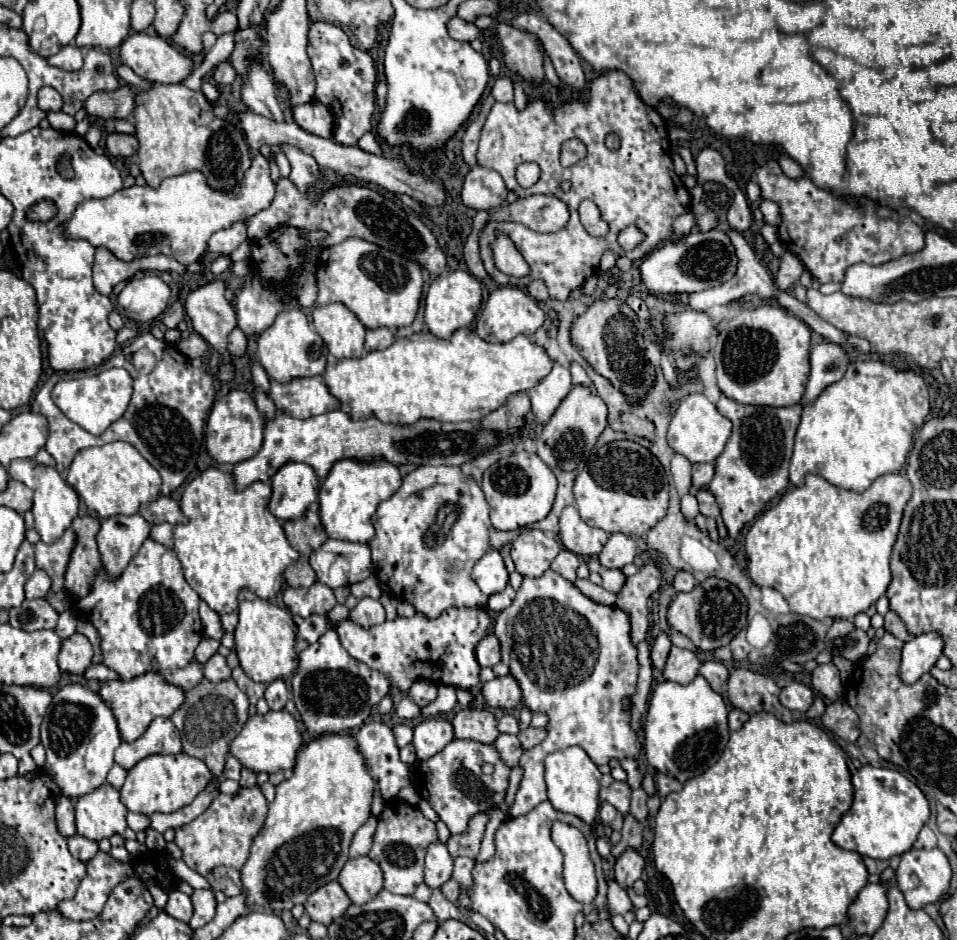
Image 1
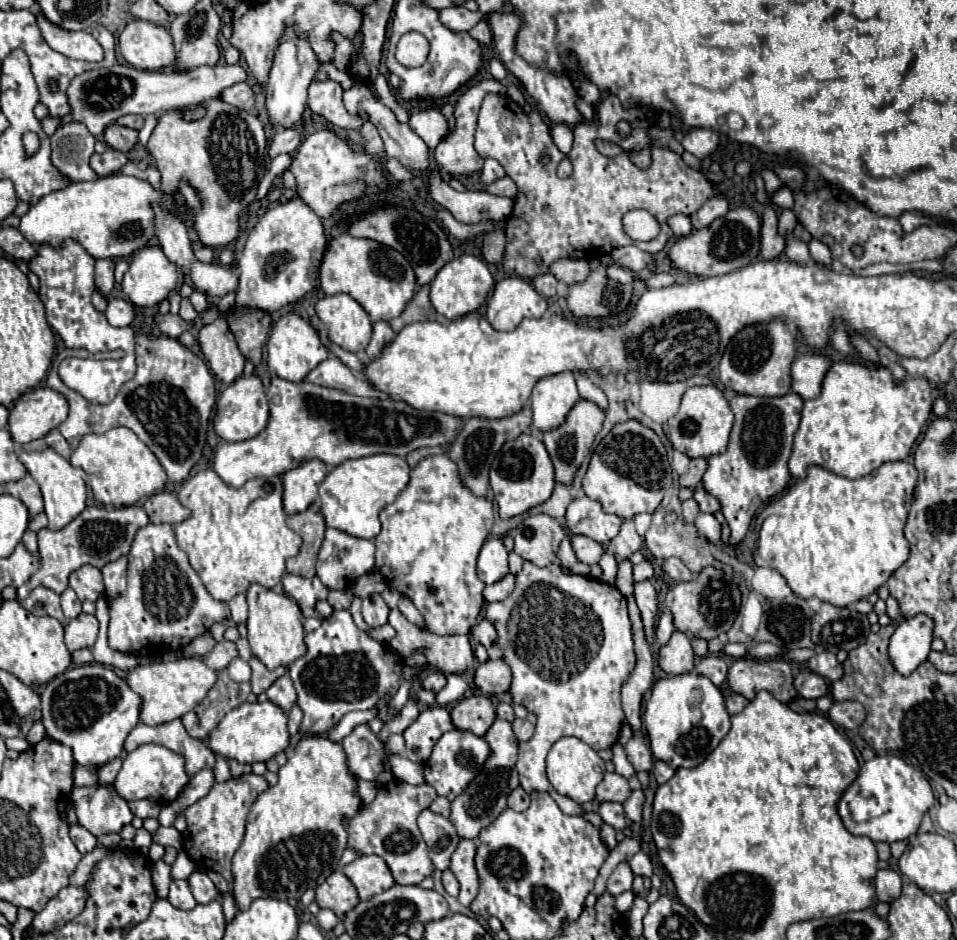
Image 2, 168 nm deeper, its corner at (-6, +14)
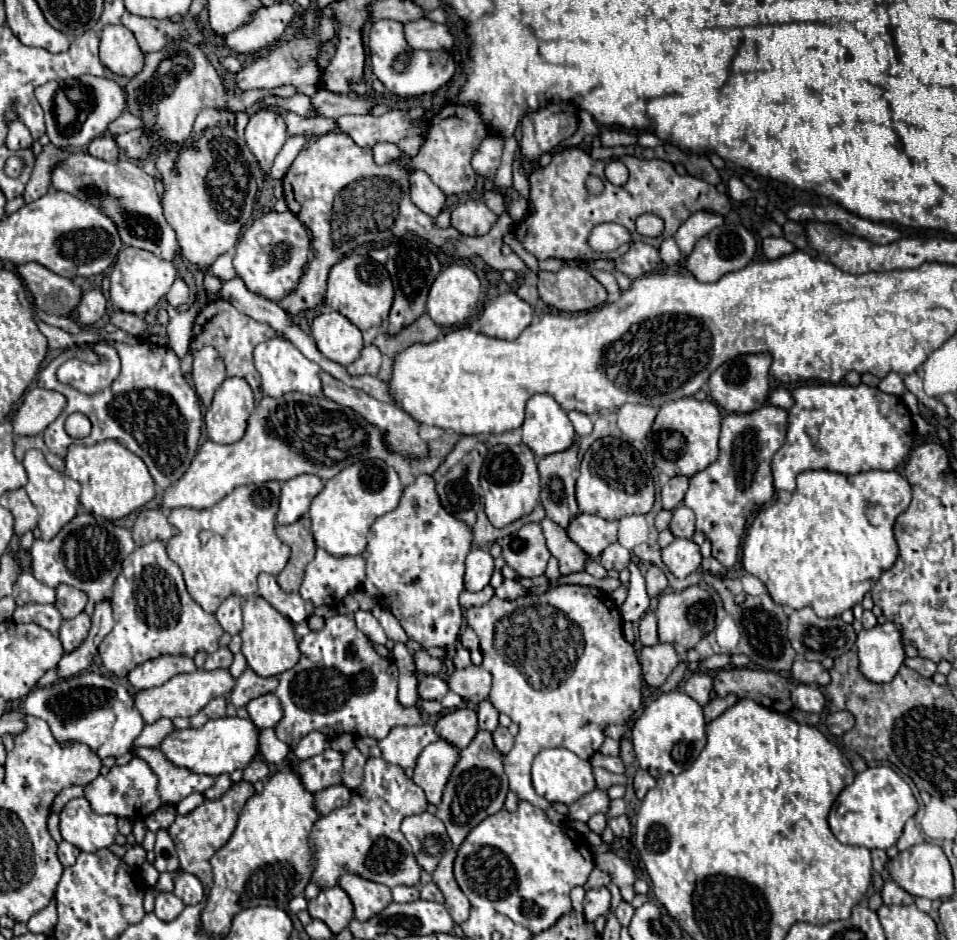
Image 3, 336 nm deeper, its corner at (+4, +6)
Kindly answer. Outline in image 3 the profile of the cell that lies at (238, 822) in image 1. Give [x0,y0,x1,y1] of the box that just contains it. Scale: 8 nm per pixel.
[168,782,254,890]

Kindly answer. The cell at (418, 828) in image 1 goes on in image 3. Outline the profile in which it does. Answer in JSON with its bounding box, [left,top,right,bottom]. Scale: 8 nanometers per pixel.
[310,758,428,890]

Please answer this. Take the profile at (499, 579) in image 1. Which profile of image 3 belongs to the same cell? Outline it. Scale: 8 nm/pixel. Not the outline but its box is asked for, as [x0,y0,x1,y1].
[464,548,494,592]

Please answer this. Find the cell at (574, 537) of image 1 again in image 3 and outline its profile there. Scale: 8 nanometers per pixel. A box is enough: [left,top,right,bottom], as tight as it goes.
[568,514,618,558]

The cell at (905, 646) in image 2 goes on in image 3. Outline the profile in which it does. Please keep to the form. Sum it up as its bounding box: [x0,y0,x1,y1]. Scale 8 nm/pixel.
[856,622,906,682]

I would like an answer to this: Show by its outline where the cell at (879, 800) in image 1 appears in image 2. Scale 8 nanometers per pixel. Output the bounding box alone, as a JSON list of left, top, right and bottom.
[838,753,934,844]

